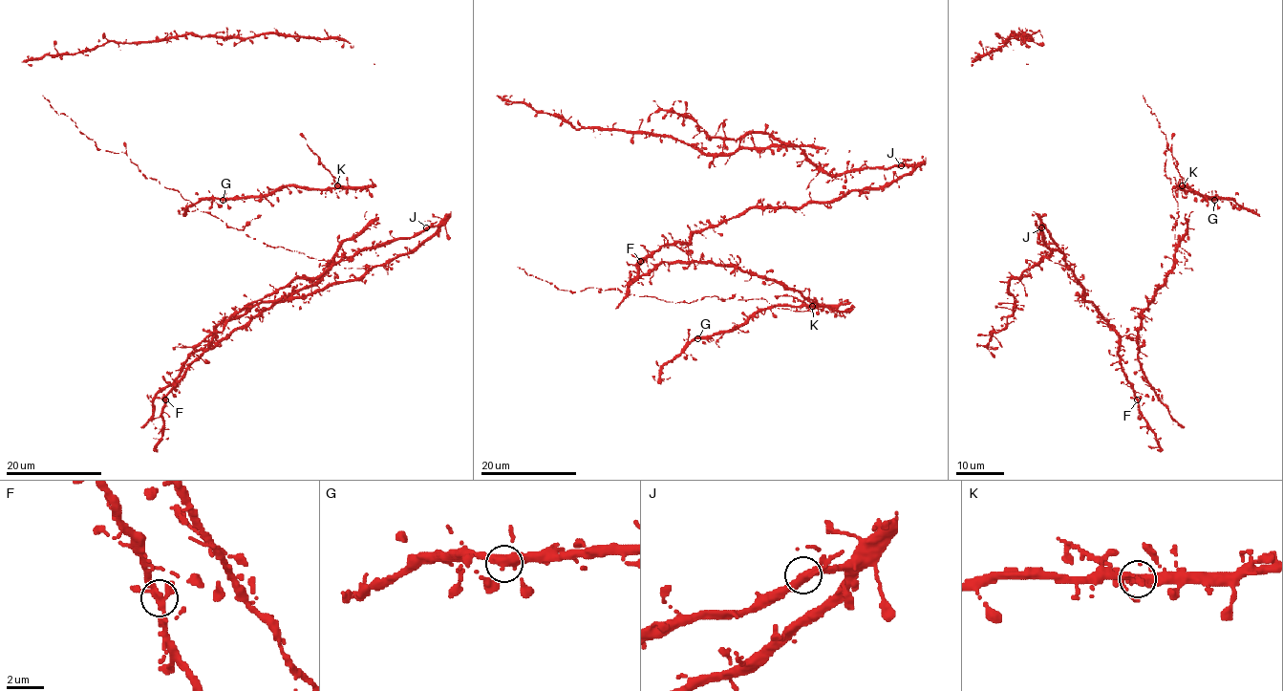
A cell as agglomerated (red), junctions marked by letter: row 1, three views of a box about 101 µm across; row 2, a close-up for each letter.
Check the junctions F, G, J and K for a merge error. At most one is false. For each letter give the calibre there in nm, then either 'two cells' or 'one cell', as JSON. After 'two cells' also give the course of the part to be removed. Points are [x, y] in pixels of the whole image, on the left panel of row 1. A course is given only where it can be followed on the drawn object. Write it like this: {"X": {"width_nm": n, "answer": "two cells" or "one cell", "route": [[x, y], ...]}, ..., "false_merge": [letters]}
{"F": {"width_nm": 360, "answer": "one cell"}, "G": {"width_nm": 360, "answer": "one cell"}, "J": {"width_nm": 360, "answer": "one cell"}, "K": {"width_nm": 360, "answer": "one cell"}, "false_merge": []}

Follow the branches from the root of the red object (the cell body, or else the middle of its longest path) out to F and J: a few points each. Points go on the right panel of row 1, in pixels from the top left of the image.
F: (1185, 258), (1186, 260), (1175, 264), (1143, 312), (1137, 339), (1121, 338), (1120, 363), (1138, 399)
J: (1185, 258), (1157, 289), (1131, 340), (1083, 298), (1083, 288), (1064, 255), (1041, 227)

